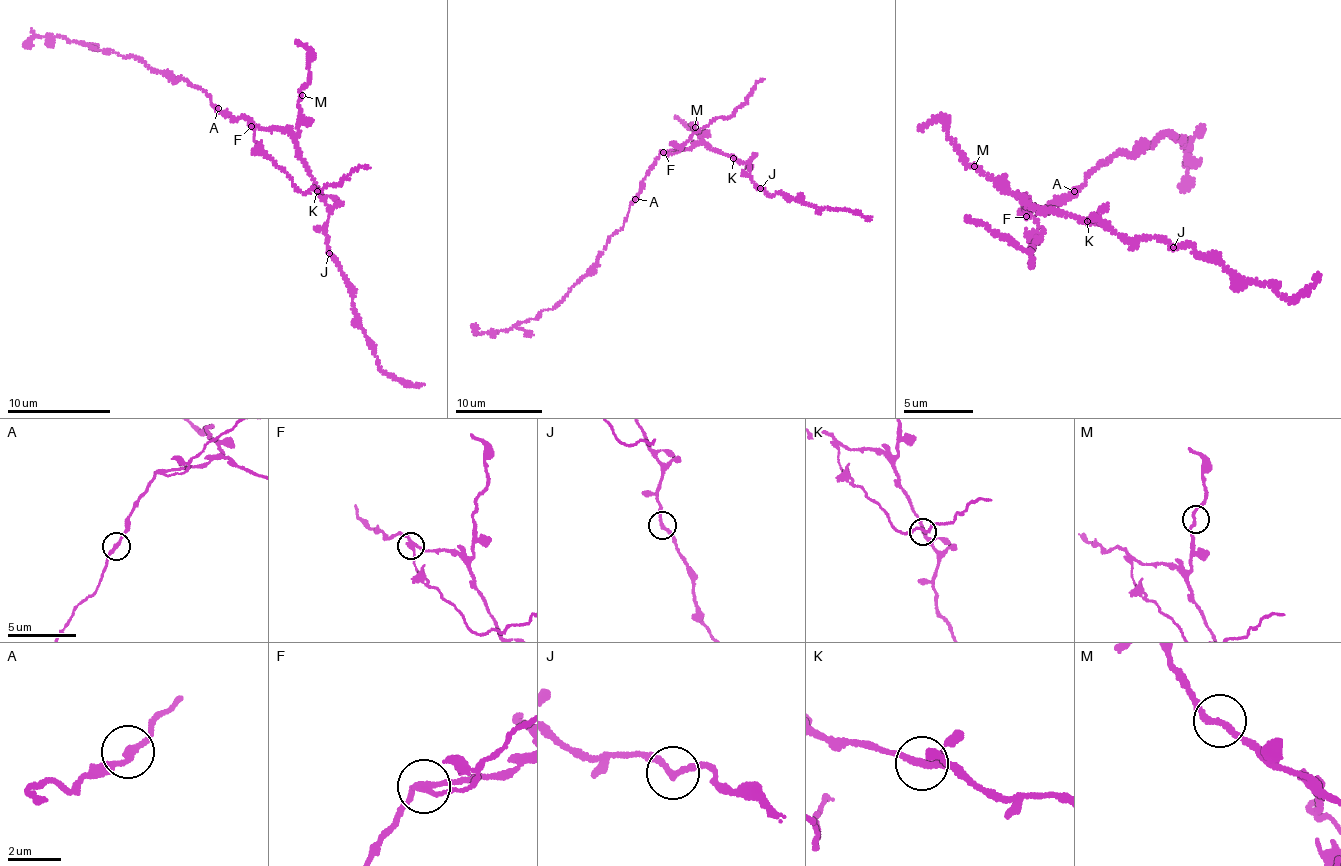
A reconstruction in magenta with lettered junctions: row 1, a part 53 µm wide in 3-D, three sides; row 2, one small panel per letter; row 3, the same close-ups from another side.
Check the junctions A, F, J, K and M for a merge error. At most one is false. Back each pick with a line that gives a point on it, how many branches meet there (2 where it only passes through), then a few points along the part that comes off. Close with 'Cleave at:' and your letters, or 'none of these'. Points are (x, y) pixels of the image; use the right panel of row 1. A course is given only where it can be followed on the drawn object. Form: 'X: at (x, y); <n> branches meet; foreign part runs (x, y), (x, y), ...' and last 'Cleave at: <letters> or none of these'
F: at (1026, 216); 3 branches meet; foreign part runs (1026, 216), (1044, 232), (1033, 248), (1032, 264), (1029, 251), (1005, 235), (967, 217)
Cleave at: F

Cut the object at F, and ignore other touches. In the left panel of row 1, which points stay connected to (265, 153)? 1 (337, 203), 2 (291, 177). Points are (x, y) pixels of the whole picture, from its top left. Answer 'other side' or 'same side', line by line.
1: other side
2: same side

